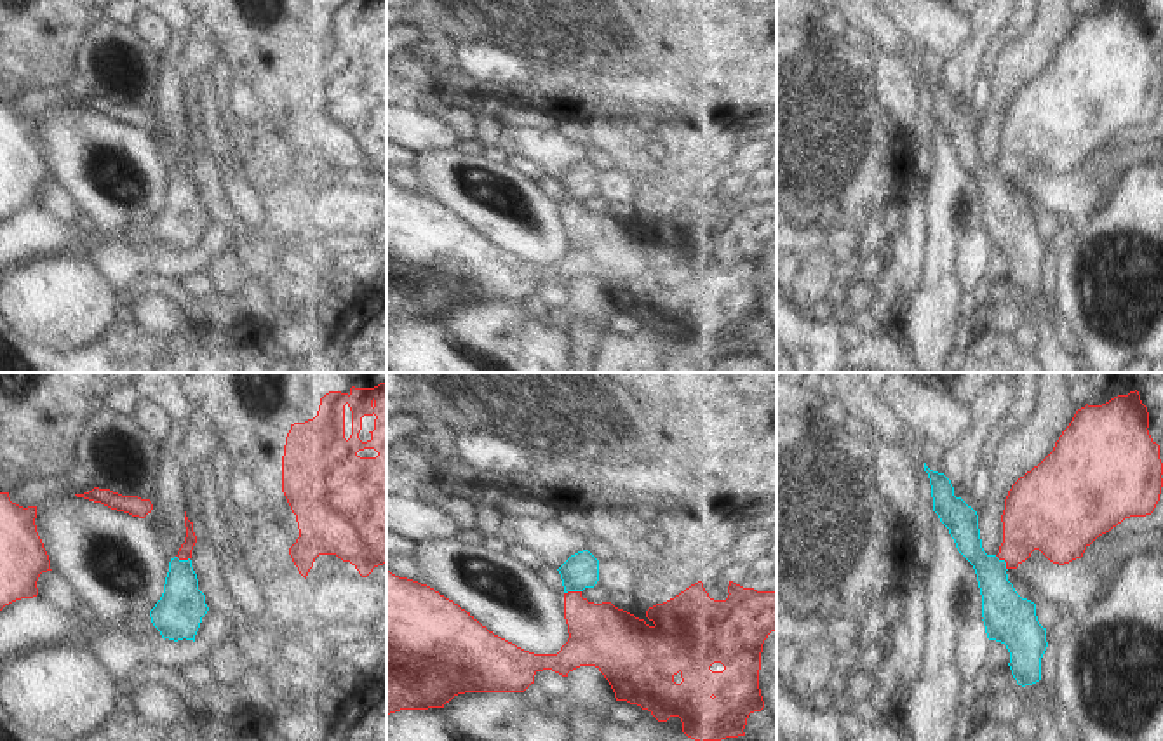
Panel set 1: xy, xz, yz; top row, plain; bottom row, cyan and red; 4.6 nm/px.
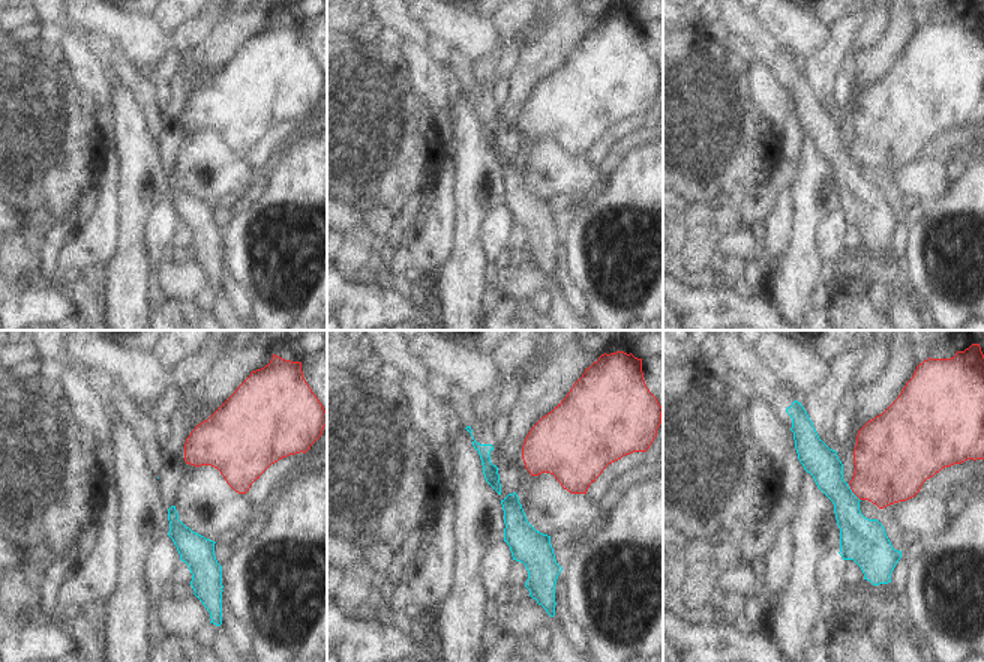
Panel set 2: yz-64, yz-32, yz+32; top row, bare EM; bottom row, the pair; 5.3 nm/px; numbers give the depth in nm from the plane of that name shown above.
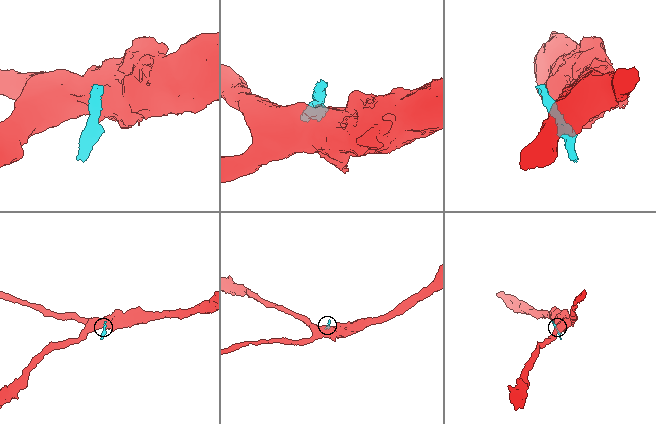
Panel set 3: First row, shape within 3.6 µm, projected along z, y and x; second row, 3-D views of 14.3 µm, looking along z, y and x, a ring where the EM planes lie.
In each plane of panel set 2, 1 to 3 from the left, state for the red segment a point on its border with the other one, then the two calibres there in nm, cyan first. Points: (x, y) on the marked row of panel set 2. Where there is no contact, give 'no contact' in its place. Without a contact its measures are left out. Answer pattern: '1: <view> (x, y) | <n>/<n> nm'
1: no contact
2: no contact
3: yz+32 (852, 493) | 220/380 nm

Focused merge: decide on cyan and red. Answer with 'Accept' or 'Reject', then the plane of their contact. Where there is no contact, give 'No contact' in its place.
Reject. Touches cyan in yz

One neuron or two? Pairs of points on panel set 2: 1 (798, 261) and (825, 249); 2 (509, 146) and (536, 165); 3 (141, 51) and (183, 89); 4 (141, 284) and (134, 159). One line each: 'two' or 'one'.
1: two
2: two
3: two
4: one

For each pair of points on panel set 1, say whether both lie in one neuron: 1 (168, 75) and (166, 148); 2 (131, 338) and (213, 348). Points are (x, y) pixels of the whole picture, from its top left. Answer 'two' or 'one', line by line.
1: one
2: one

